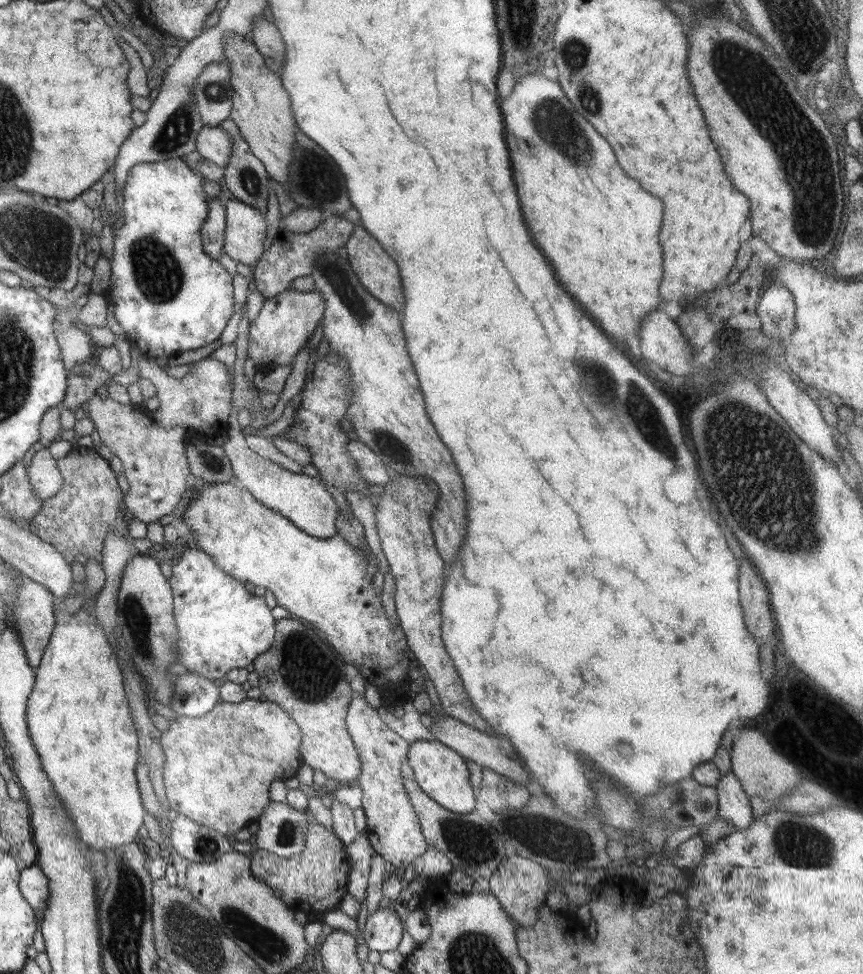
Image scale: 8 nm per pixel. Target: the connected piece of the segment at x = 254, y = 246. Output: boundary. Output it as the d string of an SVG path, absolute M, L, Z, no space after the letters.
M229 199L225 204L224 241L222 250L235 262L254 266L265 242L264 213L252 206Z

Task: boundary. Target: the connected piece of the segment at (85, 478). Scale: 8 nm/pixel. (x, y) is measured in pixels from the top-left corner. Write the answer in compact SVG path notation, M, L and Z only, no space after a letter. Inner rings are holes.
M73 446L63 458L56 460L57 468L63 477L63 483L53 498L49 498L40 506L39 513L27 524L27 529L50 544L52 548L67 562L81 564L95 560L101 562L103 541L107 534L128 536L127 524L123 521L123 513L119 512L119 504L123 503L121 489L115 480L116 474L110 469L108 461L100 457L94 448Z

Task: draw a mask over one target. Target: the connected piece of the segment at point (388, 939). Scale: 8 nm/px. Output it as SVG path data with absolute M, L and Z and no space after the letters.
M392 908L378 909L366 918L362 938L369 950L389 952L395 950L401 938L402 923Z

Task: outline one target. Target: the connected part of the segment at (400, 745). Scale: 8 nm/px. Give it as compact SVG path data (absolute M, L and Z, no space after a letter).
M364 697L350 699L345 724L361 764L357 784L362 790L360 807L366 818L365 835L371 848L383 857L391 871L403 870L429 847L402 783L401 762L406 758L409 744L385 726Z

